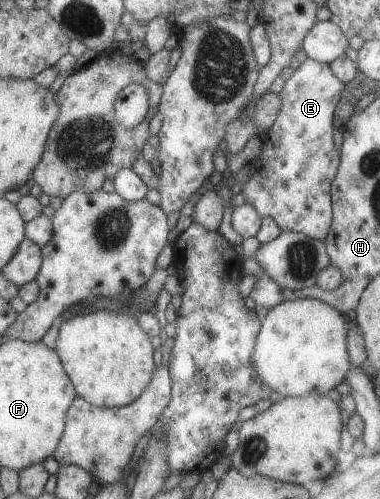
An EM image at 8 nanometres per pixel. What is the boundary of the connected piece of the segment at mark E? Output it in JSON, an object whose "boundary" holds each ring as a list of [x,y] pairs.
{"boundary":[[[308,57],[290,76],[283,80],[279,98],[279,110],[275,122],[264,135],[260,154],[251,162],[247,162],[250,174],[245,182],[241,182],[240,193],[245,203],[251,204],[259,218],[269,217],[280,231],[305,234],[313,240],[324,241],[332,220],[330,200],[331,182],[336,176],[340,162],[339,152],[333,148],[333,111],[344,84],[331,73],[327,64],[310,60]]]}

